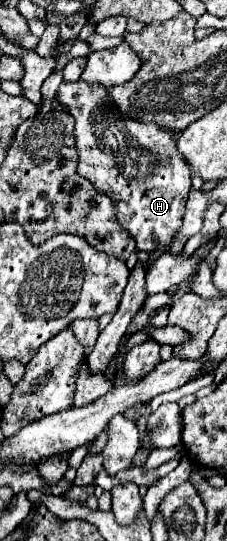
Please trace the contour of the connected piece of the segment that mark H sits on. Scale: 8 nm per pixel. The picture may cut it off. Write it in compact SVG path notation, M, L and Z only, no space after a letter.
M85 81L61 83L57 89L57 99L67 107L75 117L75 139L79 151L79 175L87 177L99 191L105 191L113 197L119 223L133 235L139 251L153 252L167 247L183 225L183 213L187 195L191 191L191 173L185 159L175 147L175 133L161 129L157 125L137 123L123 113L119 113L113 99L107 95L107 89L101 85L87 85Z

